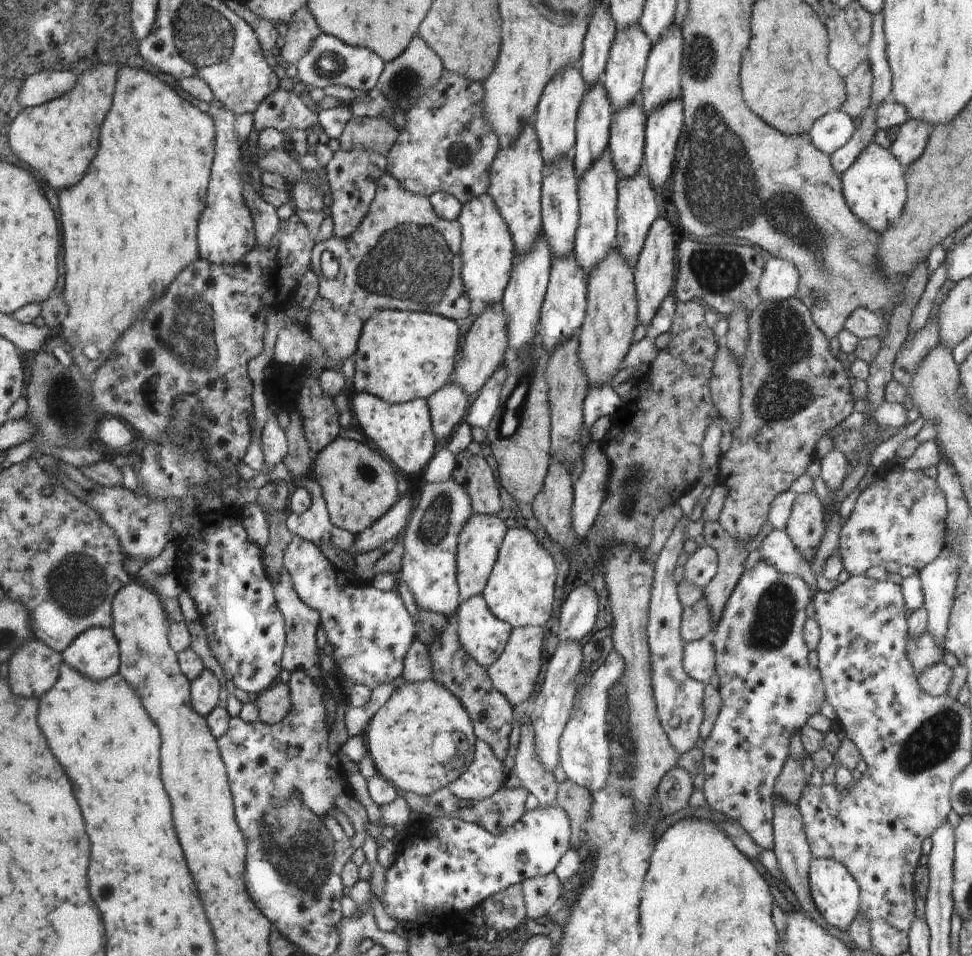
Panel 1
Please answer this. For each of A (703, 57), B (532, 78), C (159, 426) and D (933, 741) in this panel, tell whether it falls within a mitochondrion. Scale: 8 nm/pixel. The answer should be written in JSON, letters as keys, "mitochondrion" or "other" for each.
{"A":"mitochondrion","B":"other","C":"other","D":"mitochondrion"}

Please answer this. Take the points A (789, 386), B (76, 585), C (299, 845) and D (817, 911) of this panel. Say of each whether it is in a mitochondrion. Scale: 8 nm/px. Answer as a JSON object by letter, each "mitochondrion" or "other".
{"A":"mitochondrion","B":"mitochondrion","C":"mitochondrion","D":"other"}

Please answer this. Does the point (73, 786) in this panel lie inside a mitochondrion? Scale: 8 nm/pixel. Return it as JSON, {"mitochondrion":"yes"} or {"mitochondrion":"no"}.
{"mitochondrion":"no"}

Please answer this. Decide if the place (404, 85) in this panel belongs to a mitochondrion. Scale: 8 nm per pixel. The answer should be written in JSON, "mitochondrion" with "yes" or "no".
{"mitochondrion":"yes"}

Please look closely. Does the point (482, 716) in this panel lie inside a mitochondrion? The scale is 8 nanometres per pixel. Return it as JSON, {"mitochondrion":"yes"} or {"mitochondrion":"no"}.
{"mitochondrion":"no"}

